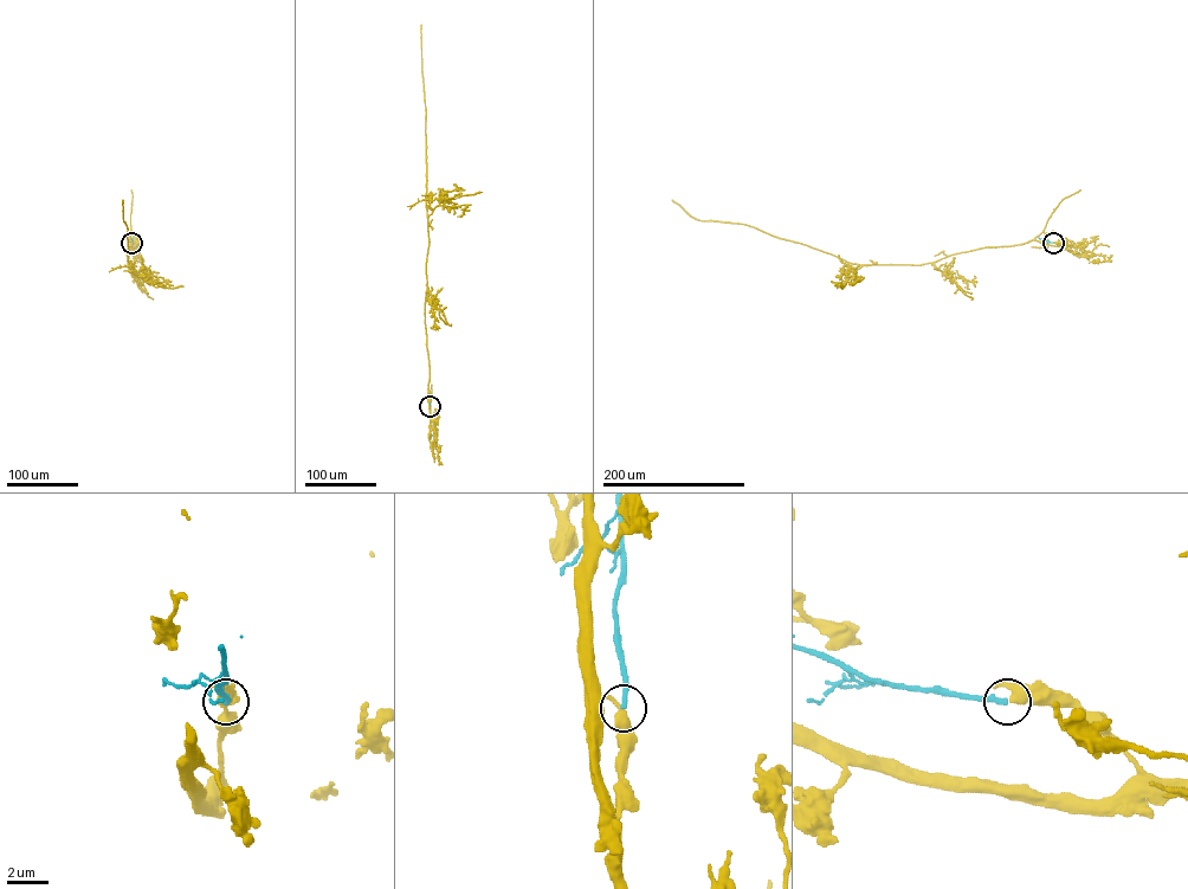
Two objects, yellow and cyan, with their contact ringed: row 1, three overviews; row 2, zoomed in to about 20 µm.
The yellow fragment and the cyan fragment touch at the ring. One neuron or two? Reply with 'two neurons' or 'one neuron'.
two neurons

